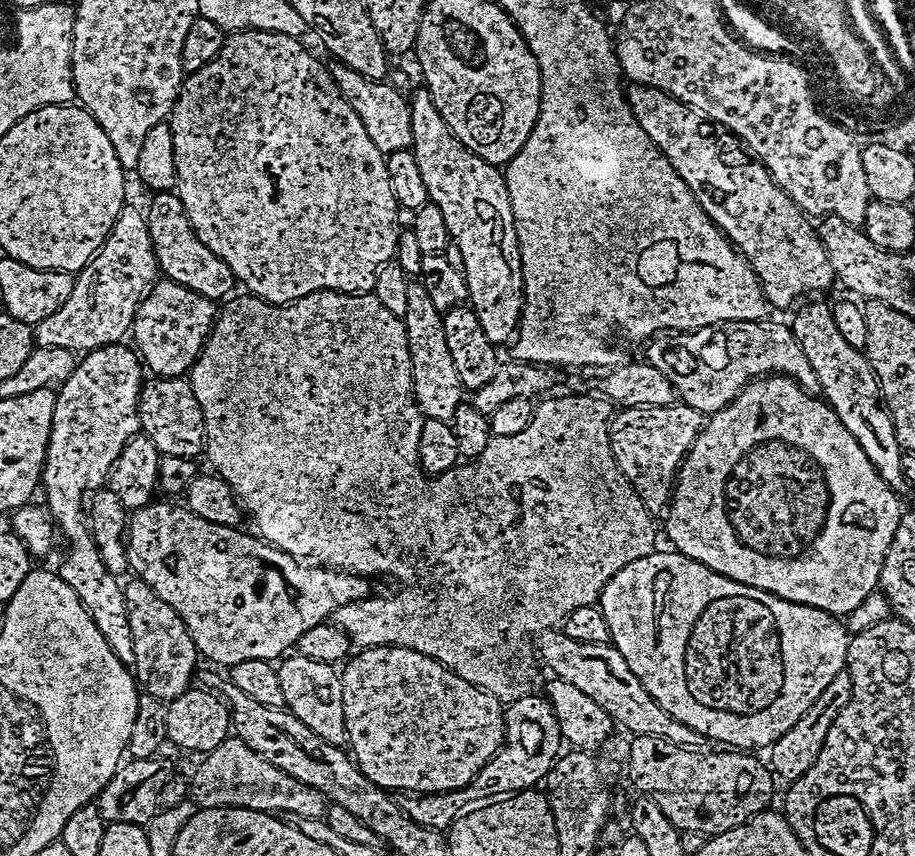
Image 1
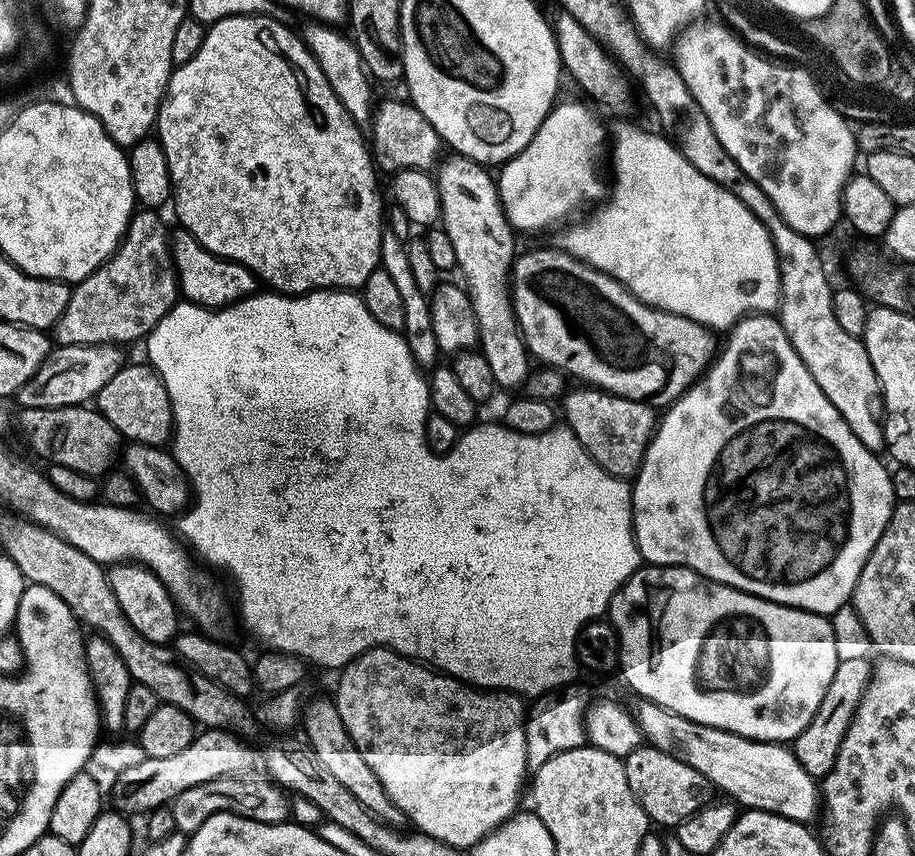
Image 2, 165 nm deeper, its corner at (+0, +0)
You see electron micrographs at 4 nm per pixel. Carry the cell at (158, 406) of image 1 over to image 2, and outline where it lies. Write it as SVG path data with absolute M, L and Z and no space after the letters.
M125 363L123 368L102 386L102 390L94 398L95 407L119 430L125 441L138 444L164 446L174 435L172 423L172 399L168 396L166 386L156 369L147 363Z

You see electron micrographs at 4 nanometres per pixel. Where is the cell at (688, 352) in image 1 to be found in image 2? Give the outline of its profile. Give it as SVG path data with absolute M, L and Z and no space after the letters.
M563 250L556 252L528 252L517 255L512 265L510 283L512 285L512 305L516 307L516 320L520 324L520 333L524 336L524 344L528 347L533 357L540 359L541 365L555 368L557 372L567 374L569 377L577 376L577 381L593 388L611 392L613 396L625 396L631 400L643 400L653 406L671 406L679 400L683 392L687 392L701 376L705 375L706 369L714 359L718 344L712 341L713 333L705 328L703 324L694 322L685 316L679 316L673 312L664 312L661 308L651 308L648 304L642 303L637 296L629 292L625 284L619 282L613 276L607 276L597 268L591 268L582 260L576 260Z

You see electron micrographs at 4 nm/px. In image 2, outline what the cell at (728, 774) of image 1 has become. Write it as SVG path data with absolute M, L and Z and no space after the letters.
M641 746L634 749L629 756L623 757L623 762L626 782L630 782L634 798L638 798L653 825L678 826L698 809L713 803L714 789L706 774L698 774L694 766L682 762L677 756L671 756L651 746Z

